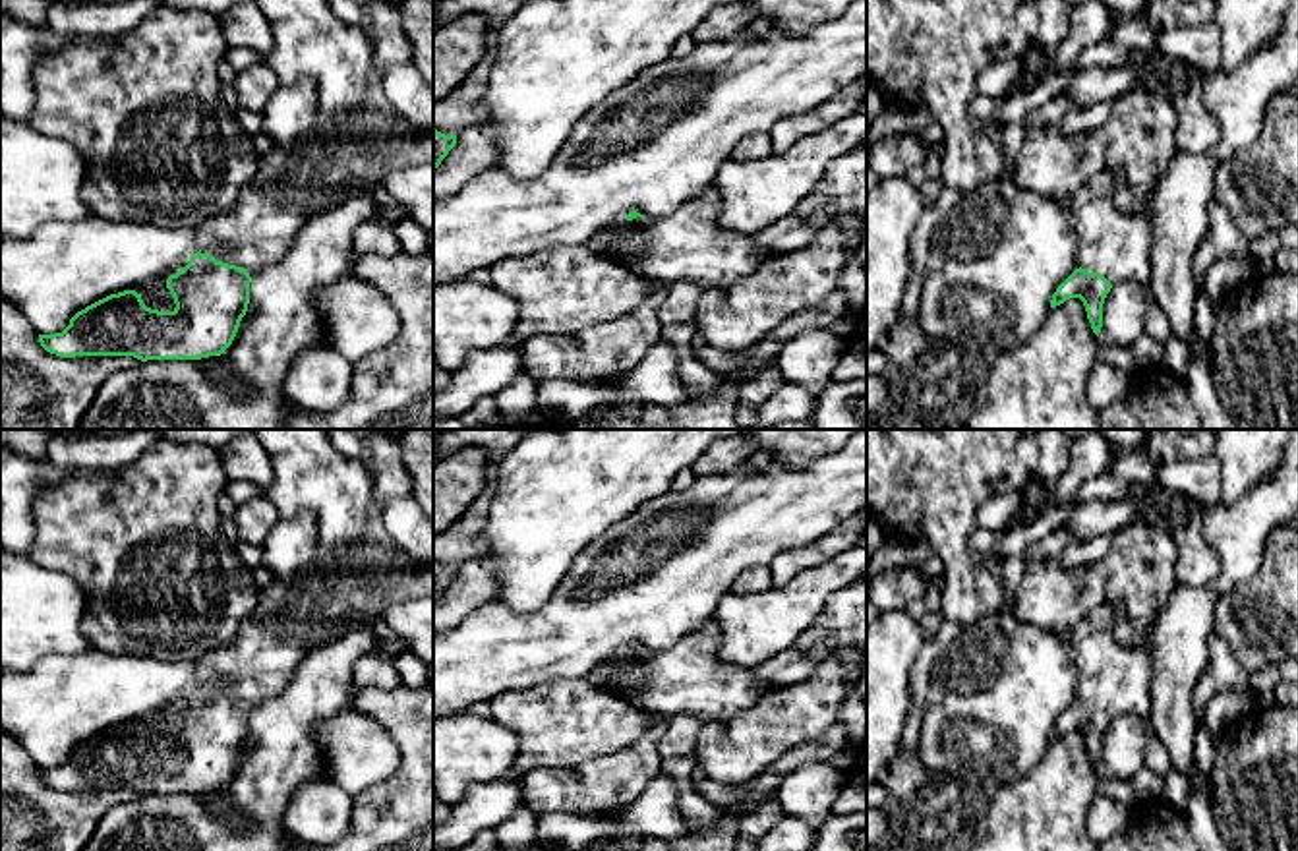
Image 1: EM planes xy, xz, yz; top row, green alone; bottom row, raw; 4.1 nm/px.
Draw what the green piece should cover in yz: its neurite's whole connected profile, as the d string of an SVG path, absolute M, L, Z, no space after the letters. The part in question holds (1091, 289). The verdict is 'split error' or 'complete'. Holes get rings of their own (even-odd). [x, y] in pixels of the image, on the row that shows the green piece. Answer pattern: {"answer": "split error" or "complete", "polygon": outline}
{"answer": "split error", "polygon": "M1106 170L1089 180L1070 201L1079 238L1077 263L1052 294L1050 308L1070 298L1085 306L1093 333L1103 327L1103 304L1114 284L1151 279L1151 220L1116 207L1120 170Z"}

